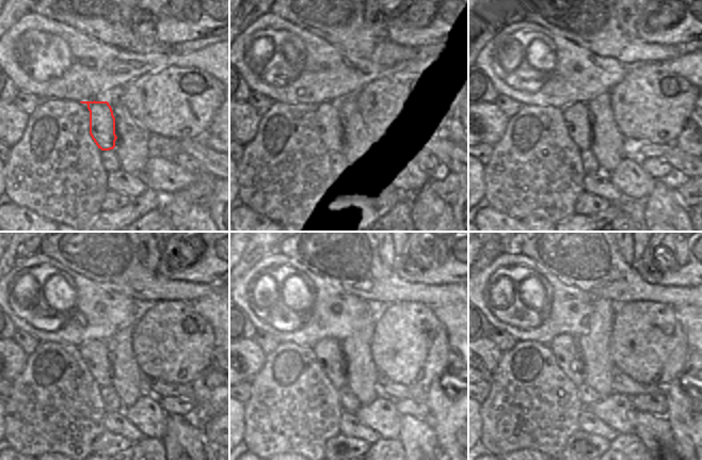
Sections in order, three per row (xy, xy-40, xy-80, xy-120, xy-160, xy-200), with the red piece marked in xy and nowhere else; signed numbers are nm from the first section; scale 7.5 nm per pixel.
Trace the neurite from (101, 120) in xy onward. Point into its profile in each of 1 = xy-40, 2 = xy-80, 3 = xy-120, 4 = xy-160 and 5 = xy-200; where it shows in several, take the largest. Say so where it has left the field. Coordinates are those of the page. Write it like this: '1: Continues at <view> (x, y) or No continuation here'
1: Continues at xy-40 (335, 113)
2: Continues at xy-80 (576, 116)
3: Continues at xy-120 (95, 353)
4: Continues at xy-160 (328, 351)
5: Continues at xy-200 (564, 347)

